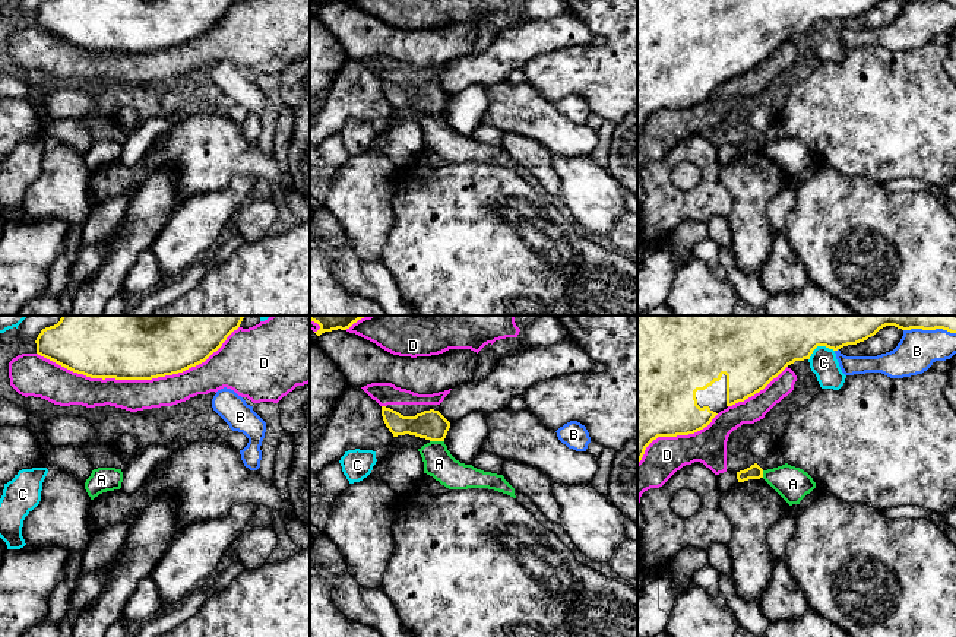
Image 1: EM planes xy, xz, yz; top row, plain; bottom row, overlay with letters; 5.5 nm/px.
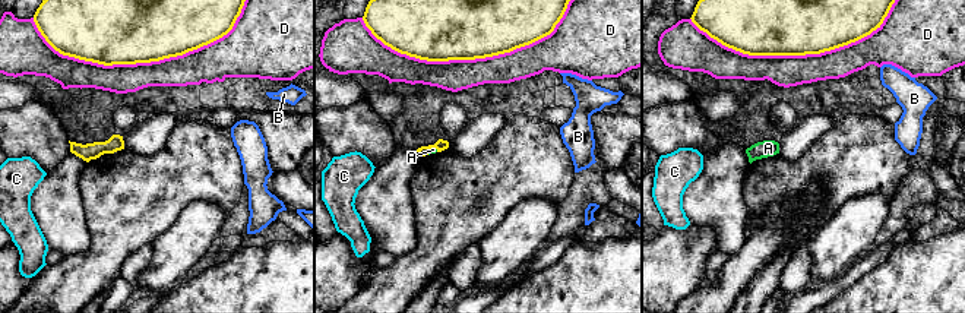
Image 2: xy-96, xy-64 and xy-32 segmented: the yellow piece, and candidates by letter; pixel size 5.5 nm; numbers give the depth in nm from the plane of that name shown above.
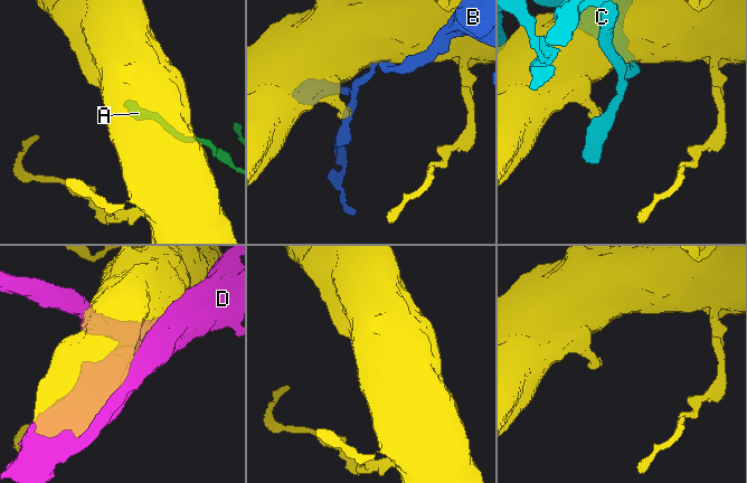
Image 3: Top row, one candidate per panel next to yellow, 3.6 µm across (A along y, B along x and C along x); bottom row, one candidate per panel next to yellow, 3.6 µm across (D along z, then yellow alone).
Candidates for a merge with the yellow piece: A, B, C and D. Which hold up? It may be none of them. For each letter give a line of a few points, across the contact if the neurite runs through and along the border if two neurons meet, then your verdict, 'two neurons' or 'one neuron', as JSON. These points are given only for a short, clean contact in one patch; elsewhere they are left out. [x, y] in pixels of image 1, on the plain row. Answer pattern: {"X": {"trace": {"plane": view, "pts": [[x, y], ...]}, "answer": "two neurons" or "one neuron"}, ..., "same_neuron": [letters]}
{"A": {"trace": {"plane": "xz", "pts": [[430, 113], [443, 114]]}, "answer": "two neurons"}, "B": {"answer": "two neurons"}, "C": {"answer": "two neurons"}, "D": {"answer": "two neurons"}, "same_neuron": []}

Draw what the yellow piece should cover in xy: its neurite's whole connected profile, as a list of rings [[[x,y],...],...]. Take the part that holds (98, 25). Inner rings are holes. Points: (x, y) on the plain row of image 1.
[[[45,0],[38,7],[37,26],[91,51],[152,53],[183,45],[205,35],[238,0]]]

